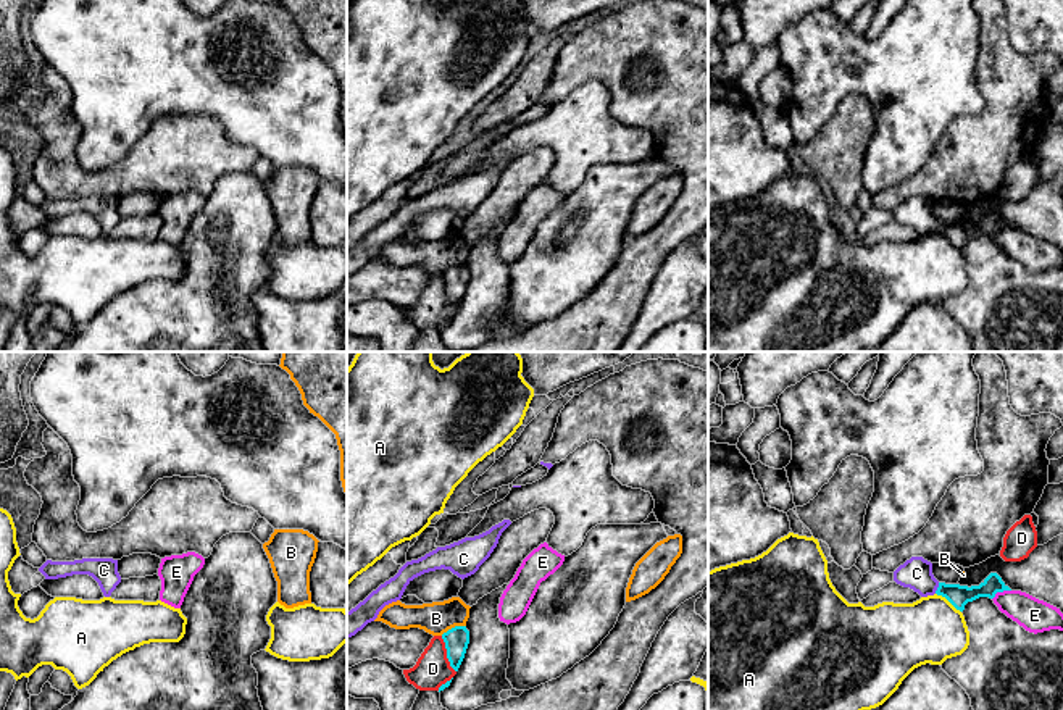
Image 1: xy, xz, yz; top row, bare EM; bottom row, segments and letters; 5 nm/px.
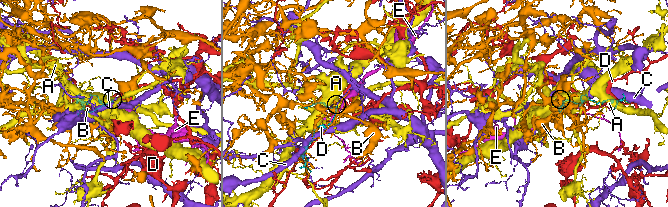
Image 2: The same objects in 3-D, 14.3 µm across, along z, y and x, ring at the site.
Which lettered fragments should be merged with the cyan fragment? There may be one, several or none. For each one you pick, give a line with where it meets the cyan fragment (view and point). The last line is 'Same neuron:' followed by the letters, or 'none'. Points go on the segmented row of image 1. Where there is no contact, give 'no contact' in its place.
C: meets cyan in yz at (937, 588)
Same neuron: C

